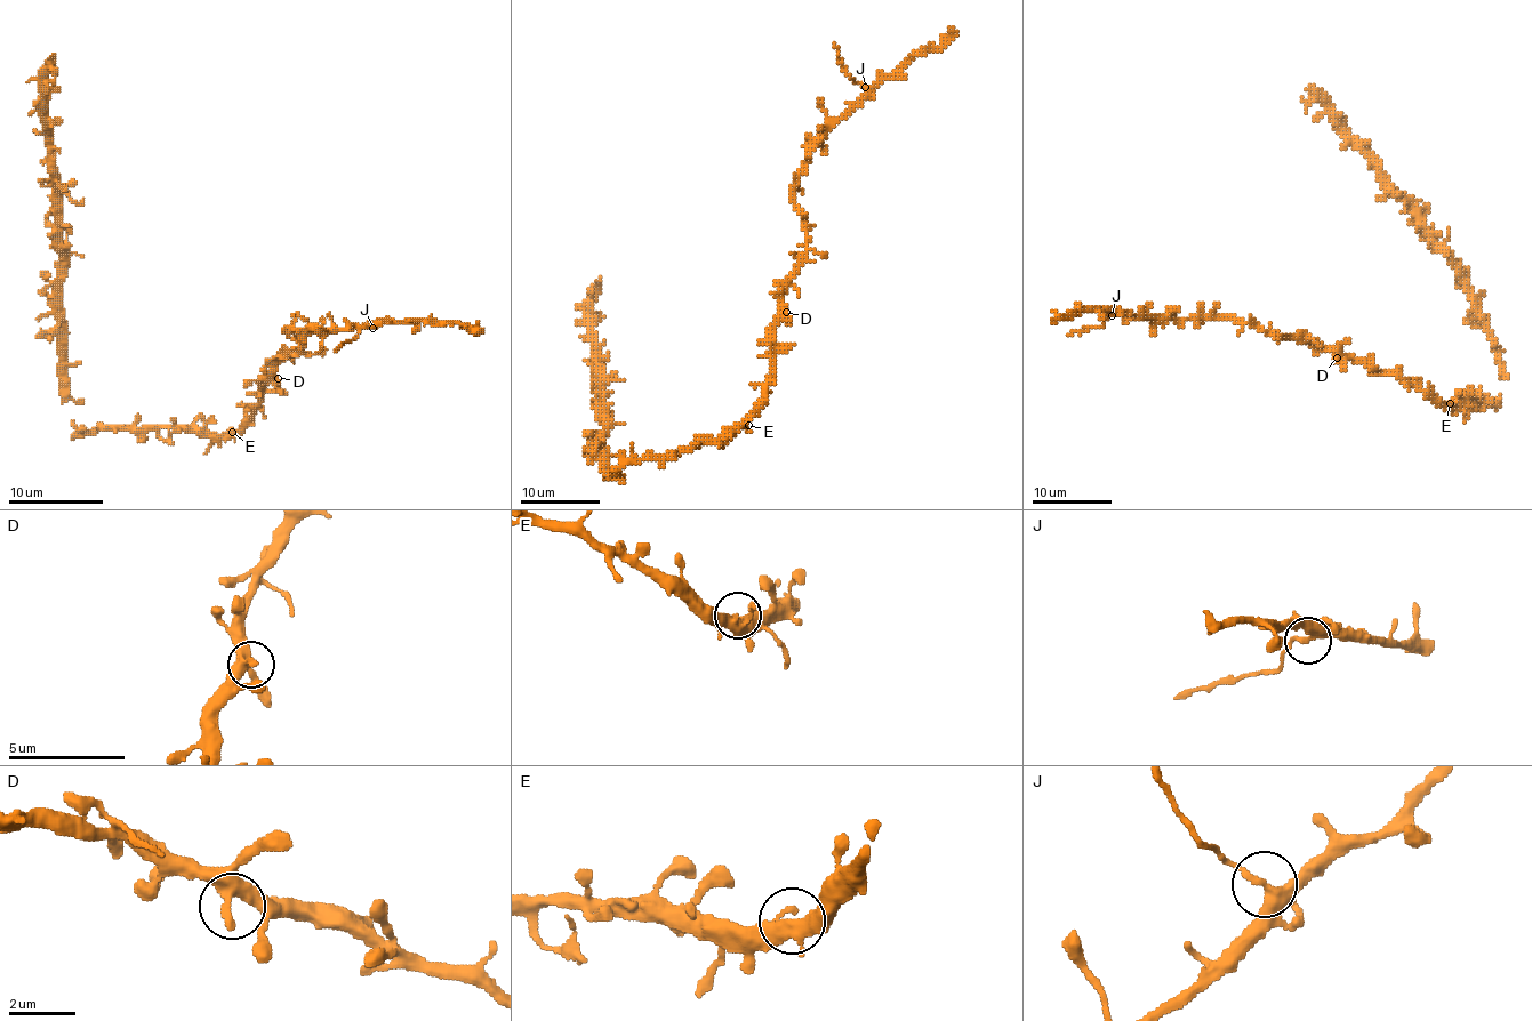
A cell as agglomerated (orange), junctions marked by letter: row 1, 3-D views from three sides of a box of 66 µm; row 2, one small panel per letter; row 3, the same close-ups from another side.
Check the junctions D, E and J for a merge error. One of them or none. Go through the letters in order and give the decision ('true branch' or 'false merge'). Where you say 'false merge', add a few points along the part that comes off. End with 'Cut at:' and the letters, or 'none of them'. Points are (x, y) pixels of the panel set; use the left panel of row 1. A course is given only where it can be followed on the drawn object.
D: true branch
E: true branch
J: false merge | (373, 328), (362, 328), (353, 340), (334, 352)
Cut at: J

